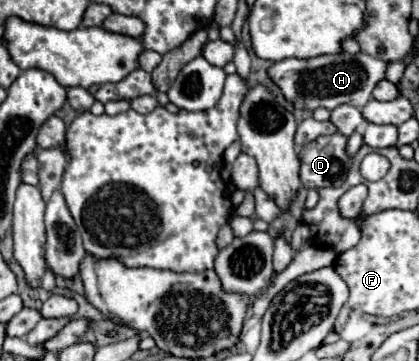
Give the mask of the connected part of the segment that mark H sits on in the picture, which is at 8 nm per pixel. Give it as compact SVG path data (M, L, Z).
M340 53L340 55L320 55L312 59L282 59L278 65L272 67L270 79L280 87L282 95L286 97L288 103L294 105L294 109L336 109L342 103L354 105L362 109L370 97L372 89L378 81L384 79L386 65L382 59L372 59L366 53L360 55L350 55L350 53Z

